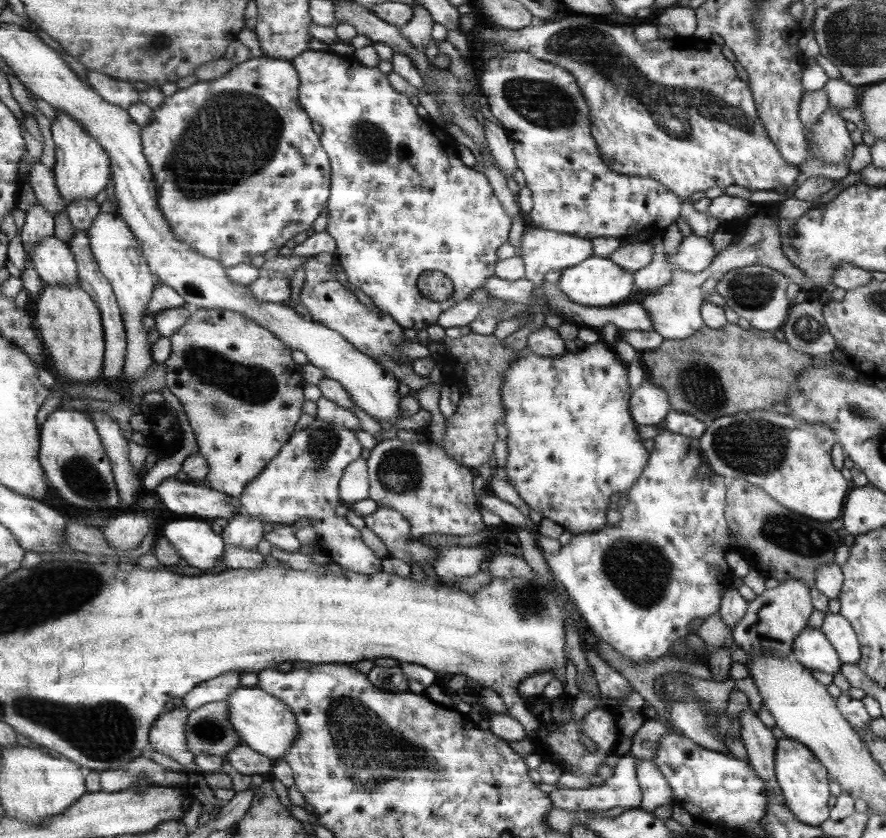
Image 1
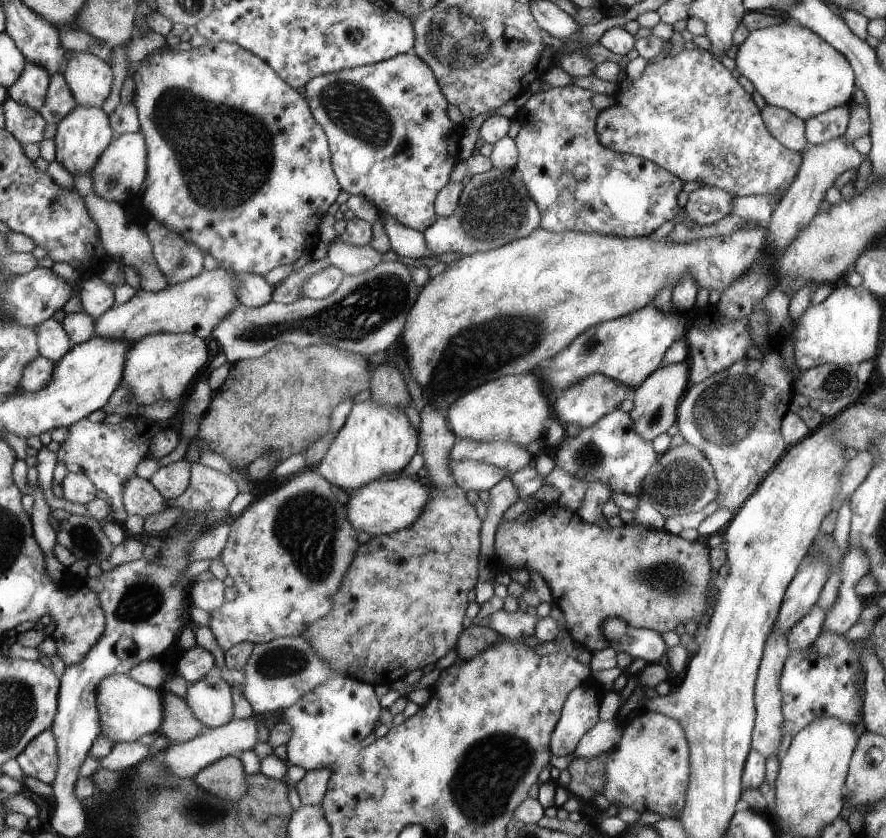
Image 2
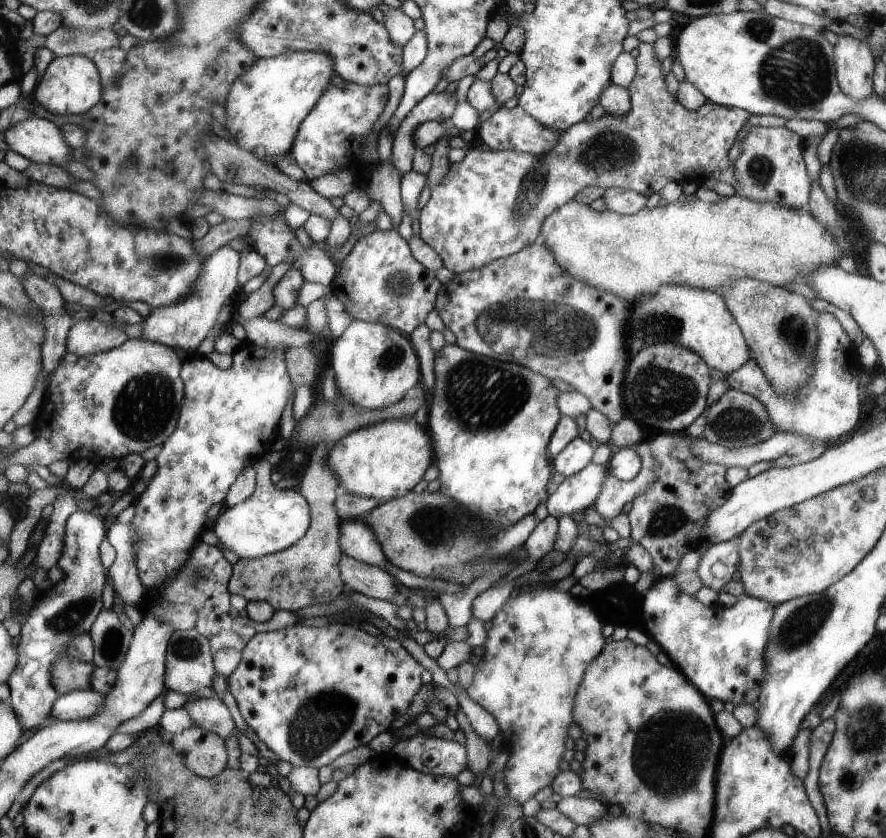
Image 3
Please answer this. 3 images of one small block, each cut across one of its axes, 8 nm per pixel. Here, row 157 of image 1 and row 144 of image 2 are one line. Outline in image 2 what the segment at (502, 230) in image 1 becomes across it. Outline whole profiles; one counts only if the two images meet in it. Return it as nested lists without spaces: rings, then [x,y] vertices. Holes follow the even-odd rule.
[[[411,52],[397,53],[375,64],[313,77],[304,89],[312,116],[327,136],[328,149],[332,151],[333,174],[337,175],[341,190],[363,196],[377,208],[380,216],[387,214],[399,224],[419,232],[428,229],[438,217],[433,212],[433,198],[448,184],[449,172],[457,162],[459,144],[451,142],[459,140],[461,128],[447,118],[448,101],[424,59]],[[447,132],[449,156],[445,152]]]

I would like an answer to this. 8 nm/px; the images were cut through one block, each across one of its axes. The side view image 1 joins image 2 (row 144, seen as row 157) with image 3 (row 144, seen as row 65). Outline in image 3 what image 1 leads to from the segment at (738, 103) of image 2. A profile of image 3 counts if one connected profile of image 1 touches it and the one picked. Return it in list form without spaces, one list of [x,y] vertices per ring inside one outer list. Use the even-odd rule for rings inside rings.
[[[639,41],[639,44],[635,46],[638,50],[636,56],[636,76],[633,77],[631,84],[626,88],[629,93],[629,100],[631,101],[631,108],[627,114],[603,114],[597,119],[593,120],[580,120],[575,125],[568,126],[563,132],[560,132],[559,142],[557,146],[553,146],[547,154],[541,154],[541,156],[533,156],[532,154],[523,154],[523,152],[515,152],[515,150],[493,150],[475,143],[470,146],[465,156],[461,159],[461,162],[456,162],[449,165],[447,174],[441,178],[441,184],[437,184],[435,188],[430,190],[430,196],[427,202],[421,210],[417,212],[417,219],[419,224],[419,236],[425,244],[432,248],[441,259],[442,266],[449,269],[453,275],[457,272],[465,272],[471,269],[481,268],[488,262],[496,261],[498,258],[505,258],[510,254],[516,253],[518,250],[524,249],[526,246],[532,245],[537,242],[540,237],[540,230],[543,228],[543,222],[545,218],[557,210],[560,206],[563,206],[566,202],[573,200],[575,194],[585,186],[601,186],[601,188],[609,187],[621,187],[625,190],[633,190],[643,196],[649,196],[651,193],[656,193],[665,186],[667,178],[673,180],[673,182],[679,183],[679,180],[683,180],[683,172],[685,172],[685,178],[693,178],[693,176],[699,176],[697,170],[699,170],[699,150],[701,150],[701,180],[715,179],[724,184],[735,186],[735,178],[733,178],[733,161],[729,161],[727,158],[727,152],[729,148],[735,142],[737,138],[737,132],[743,128],[743,124],[747,122],[749,114],[746,110],[738,108],[729,108],[719,106],[717,103],[705,101],[697,110],[685,110],[681,106],[680,102],[677,102],[676,98],[667,92],[665,82],[663,80],[663,72],[661,70],[661,62],[659,58],[655,56],[653,52],[653,46],[649,43]]]

